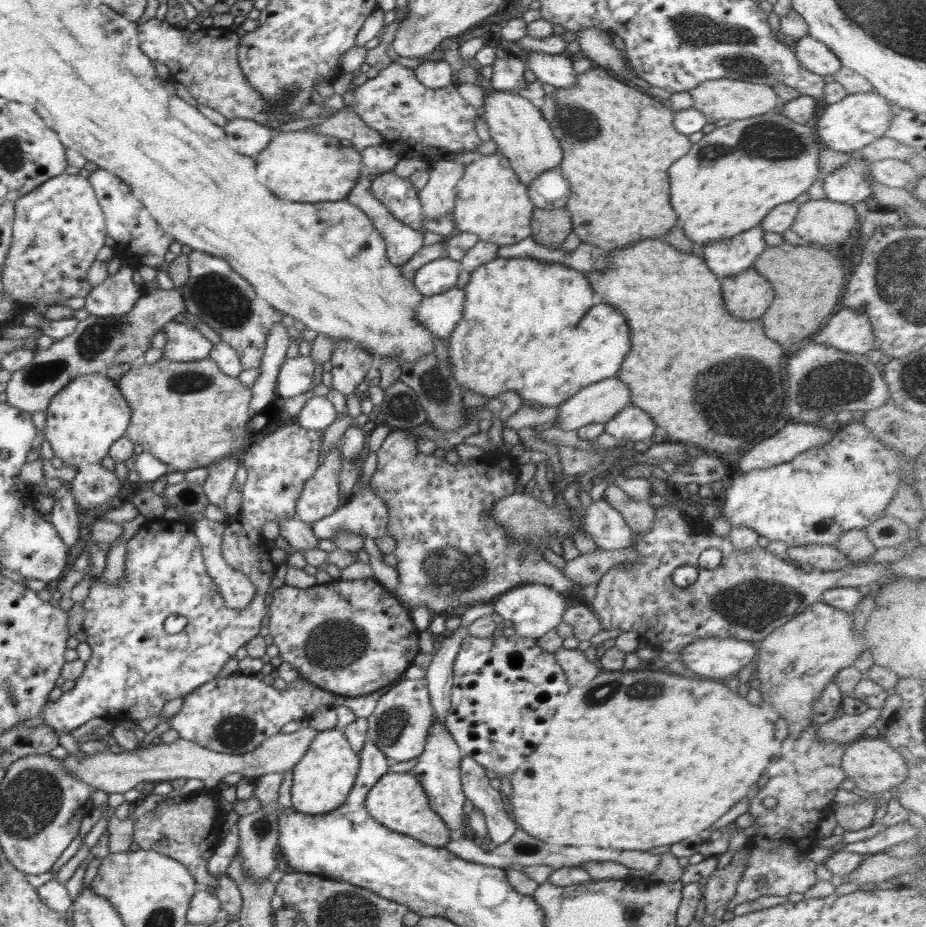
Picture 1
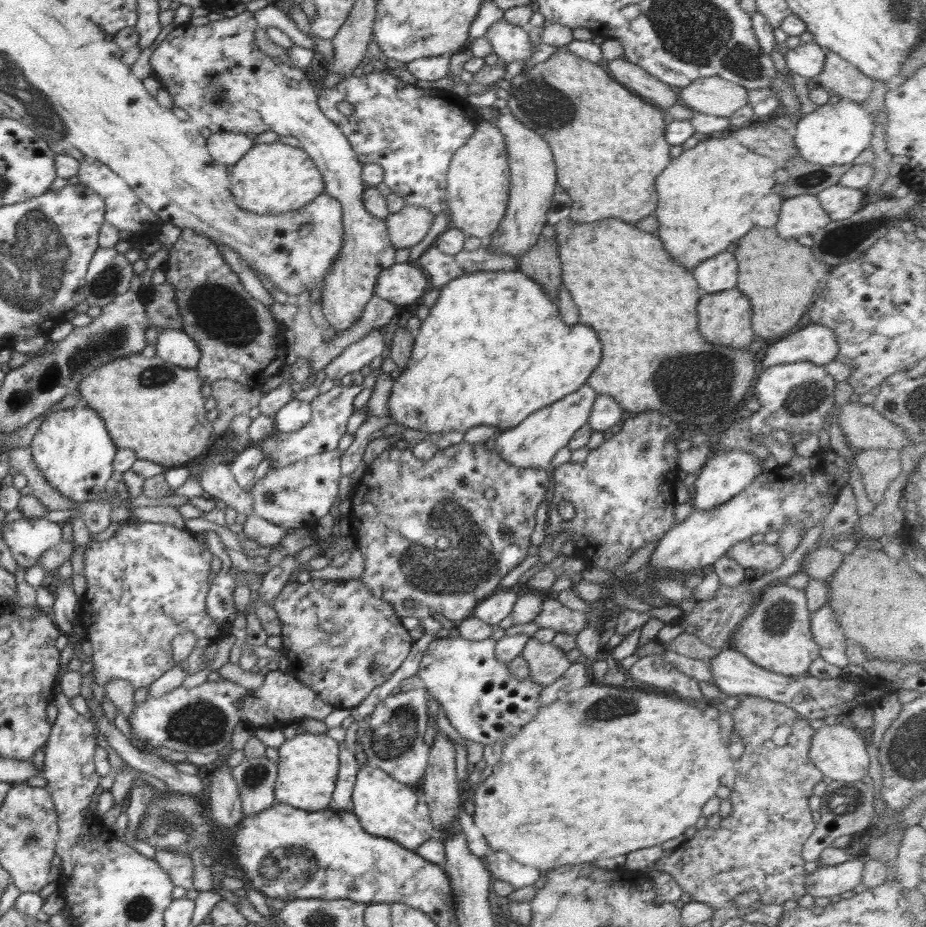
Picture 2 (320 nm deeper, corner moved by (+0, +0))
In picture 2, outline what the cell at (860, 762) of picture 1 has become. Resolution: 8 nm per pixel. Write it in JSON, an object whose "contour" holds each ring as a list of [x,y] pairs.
{"contour":[[[842,724],[824,725],[824,727],[816,730],[808,754],[814,766],[824,776],[832,778],[834,782],[856,782],[861,781],[864,776],[869,774],[870,757],[866,747],[859,731],[852,726],[848,728]]]}

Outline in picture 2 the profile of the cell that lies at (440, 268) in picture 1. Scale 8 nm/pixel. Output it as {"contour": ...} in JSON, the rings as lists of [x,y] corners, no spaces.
{"contour":[[[415,263],[393,264],[378,274],[374,294],[399,308],[418,302],[429,290],[429,278]]]}

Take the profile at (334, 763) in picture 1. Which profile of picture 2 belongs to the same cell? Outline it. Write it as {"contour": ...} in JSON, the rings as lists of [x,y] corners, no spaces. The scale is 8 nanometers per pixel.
{"contour":[[[303,733],[278,748],[275,800],[300,810],[316,812],[330,804],[339,771],[339,743],[327,734]]]}

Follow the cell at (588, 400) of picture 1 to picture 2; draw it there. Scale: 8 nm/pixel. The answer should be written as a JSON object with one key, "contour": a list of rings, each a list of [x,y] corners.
{"contour":[[[582,385],[573,394],[568,394],[562,400],[533,412],[518,426],[502,431],[498,438],[494,440],[494,450],[506,462],[518,468],[530,466],[548,468],[556,452],[567,446],[572,435],[588,422],[592,405],[598,396],[598,393],[591,386]]]}

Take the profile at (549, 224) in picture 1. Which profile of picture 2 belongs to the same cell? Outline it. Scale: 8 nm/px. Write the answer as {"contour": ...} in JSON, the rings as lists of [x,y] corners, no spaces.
{"contour":[[[541,234],[532,249],[519,258],[518,266],[518,270],[537,282],[550,298],[559,300],[558,288],[562,283],[562,269],[555,235],[546,238]]]}

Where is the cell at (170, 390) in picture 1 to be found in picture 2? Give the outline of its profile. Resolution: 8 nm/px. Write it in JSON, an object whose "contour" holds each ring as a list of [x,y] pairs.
{"contour":[[[127,354],[125,357],[120,357],[114,359],[113,361],[107,362],[104,366],[99,369],[93,370],[92,373],[80,379],[77,390],[80,391],[82,396],[82,406],[90,407],[96,414],[101,415],[101,419],[105,422],[107,431],[109,432],[112,442],[117,446],[117,448],[127,448],[128,450],[133,450],[136,453],[138,459],[151,460],[152,462],[157,462],[165,468],[180,467],[185,466],[187,463],[192,462],[193,458],[200,456],[202,450],[208,448],[208,442],[213,440],[212,437],[216,437],[212,434],[212,423],[206,419],[206,414],[208,411],[204,409],[206,400],[202,396],[202,386],[203,383],[201,379],[198,378],[198,373],[196,369],[182,368],[181,366],[176,366],[171,362],[166,362],[163,358],[158,355],[153,357],[145,357],[143,354]]]}

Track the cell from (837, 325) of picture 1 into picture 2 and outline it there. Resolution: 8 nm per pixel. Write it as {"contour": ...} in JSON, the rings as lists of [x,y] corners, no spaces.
{"contour":[[[805,323],[793,333],[783,338],[774,340],[772,346],[762,349],[760,354],[760,368],[786,364],[790,362],[813,362],[817,365],[824,365],[837,357],[838,345],[834,333],[826,326],[814,323]]]}

